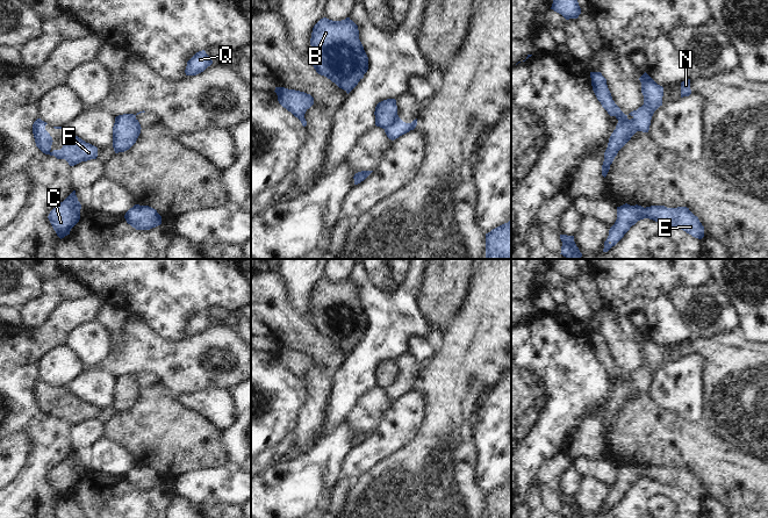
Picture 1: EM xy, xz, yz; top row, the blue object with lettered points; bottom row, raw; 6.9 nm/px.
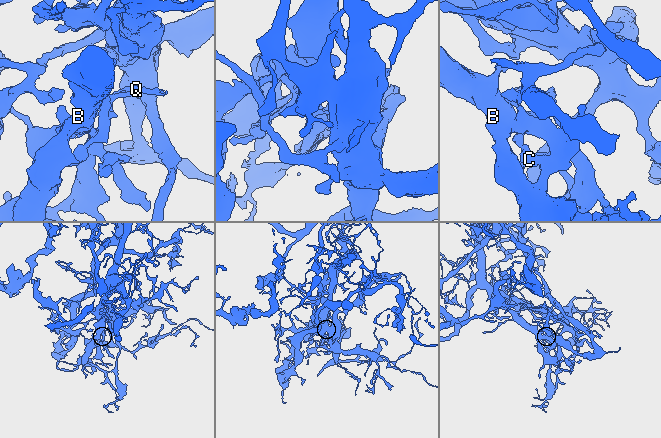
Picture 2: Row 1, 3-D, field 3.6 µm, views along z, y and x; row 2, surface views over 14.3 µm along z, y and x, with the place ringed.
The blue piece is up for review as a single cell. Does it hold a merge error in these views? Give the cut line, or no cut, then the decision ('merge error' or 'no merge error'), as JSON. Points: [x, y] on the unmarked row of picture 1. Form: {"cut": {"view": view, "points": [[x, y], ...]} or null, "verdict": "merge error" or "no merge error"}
{"cut": {"view": "yz", "points": [[616, 376], [619, 380], [627, 380], [637, 390]]}, "verdict": "merge error"}

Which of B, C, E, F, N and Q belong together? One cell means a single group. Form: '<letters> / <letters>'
B C E F / N Q

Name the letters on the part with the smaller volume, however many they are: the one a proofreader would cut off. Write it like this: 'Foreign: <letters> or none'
Foreign: N, Q

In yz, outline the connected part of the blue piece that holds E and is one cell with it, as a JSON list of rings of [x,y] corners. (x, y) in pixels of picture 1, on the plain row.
[[[625,463],[617,467],[617,480],[609,490],[603,512],[608,512],[624,497],[632,485],[644,479],[679,488],[698,499],[704,497],[704,487],[698,477],[687,467],[667,468],[665,466],[651,466],[644,468],[638,465],[630,466]]]

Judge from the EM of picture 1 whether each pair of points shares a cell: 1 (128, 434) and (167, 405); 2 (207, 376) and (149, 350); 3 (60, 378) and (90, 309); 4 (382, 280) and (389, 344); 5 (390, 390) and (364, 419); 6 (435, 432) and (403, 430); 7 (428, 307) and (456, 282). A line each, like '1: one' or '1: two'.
1: one
2: one
3: two
4: one
5: two
6: two
7: one

